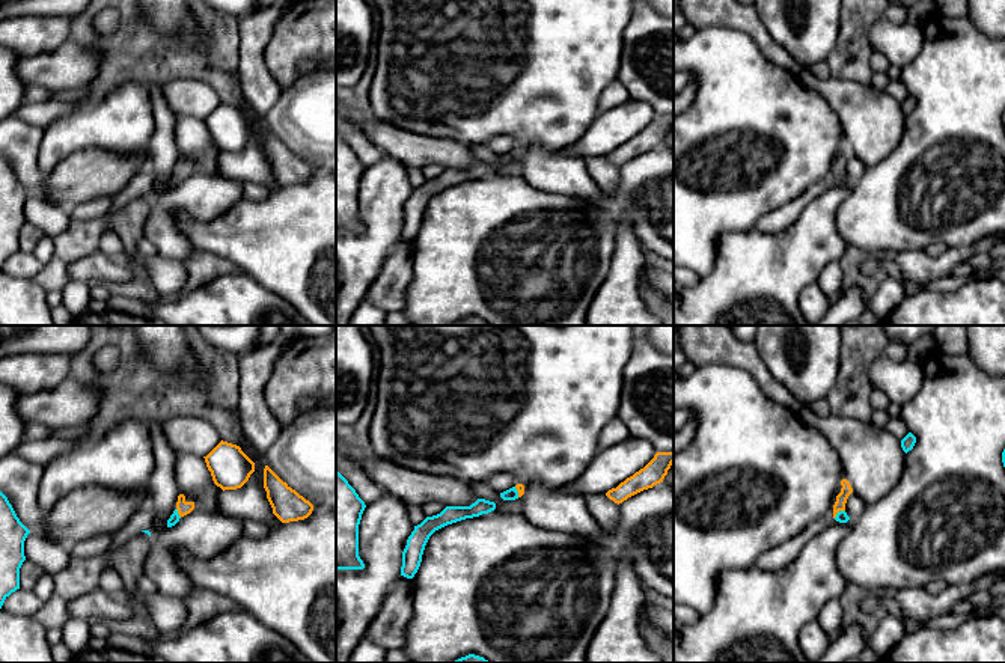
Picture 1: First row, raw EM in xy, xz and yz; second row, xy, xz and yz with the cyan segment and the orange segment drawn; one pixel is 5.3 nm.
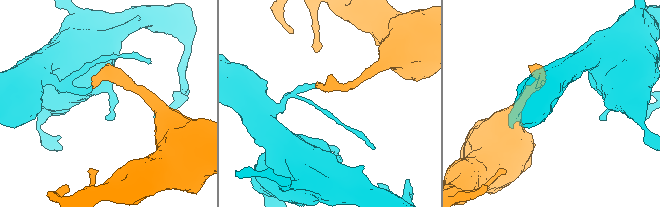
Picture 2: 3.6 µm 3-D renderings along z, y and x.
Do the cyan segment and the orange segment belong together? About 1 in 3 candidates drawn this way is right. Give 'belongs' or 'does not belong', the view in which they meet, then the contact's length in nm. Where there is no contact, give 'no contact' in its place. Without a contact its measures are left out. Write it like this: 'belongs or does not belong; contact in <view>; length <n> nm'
belongs; contact in xy; length 60 nm

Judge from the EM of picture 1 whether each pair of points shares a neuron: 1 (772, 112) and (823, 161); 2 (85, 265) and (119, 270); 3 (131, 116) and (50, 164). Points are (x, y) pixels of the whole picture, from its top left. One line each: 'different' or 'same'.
1: same
2: same
3: same

